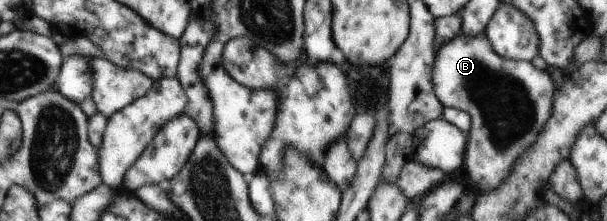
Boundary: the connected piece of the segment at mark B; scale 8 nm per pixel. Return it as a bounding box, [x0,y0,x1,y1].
[432,32,554,191]

